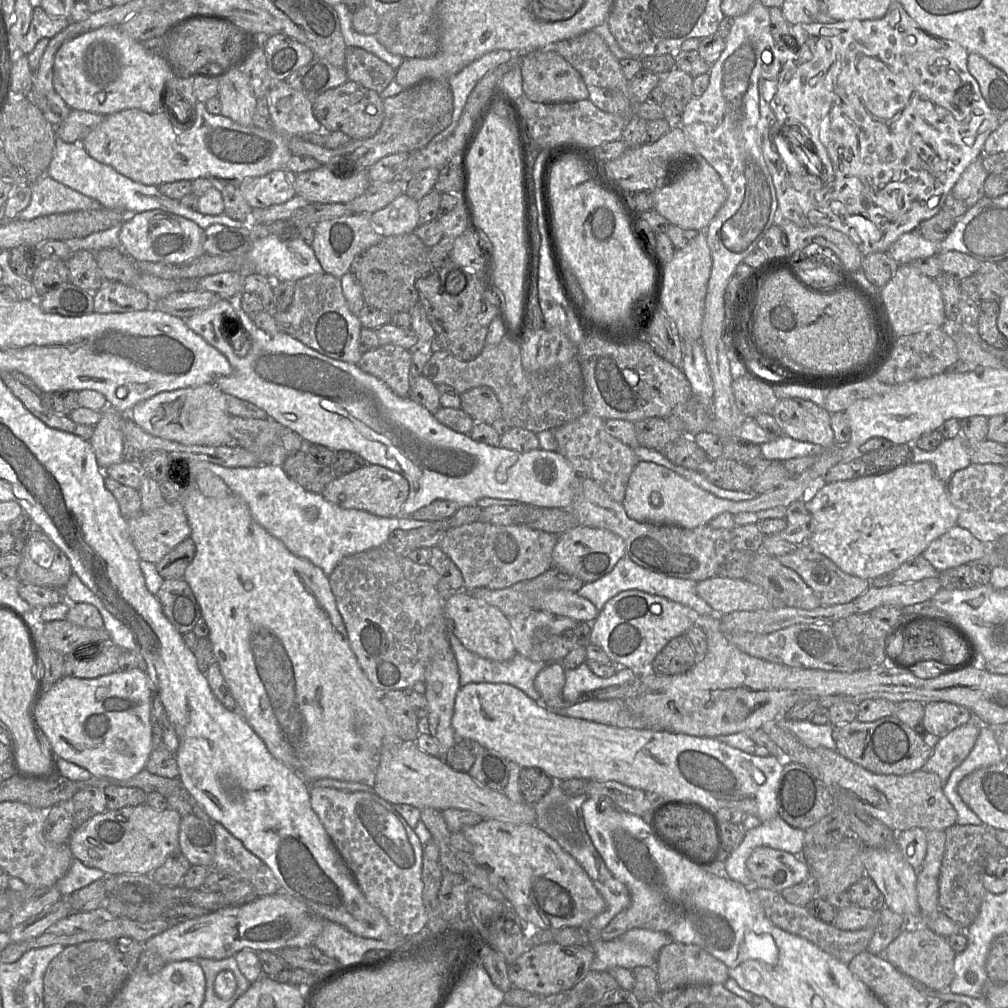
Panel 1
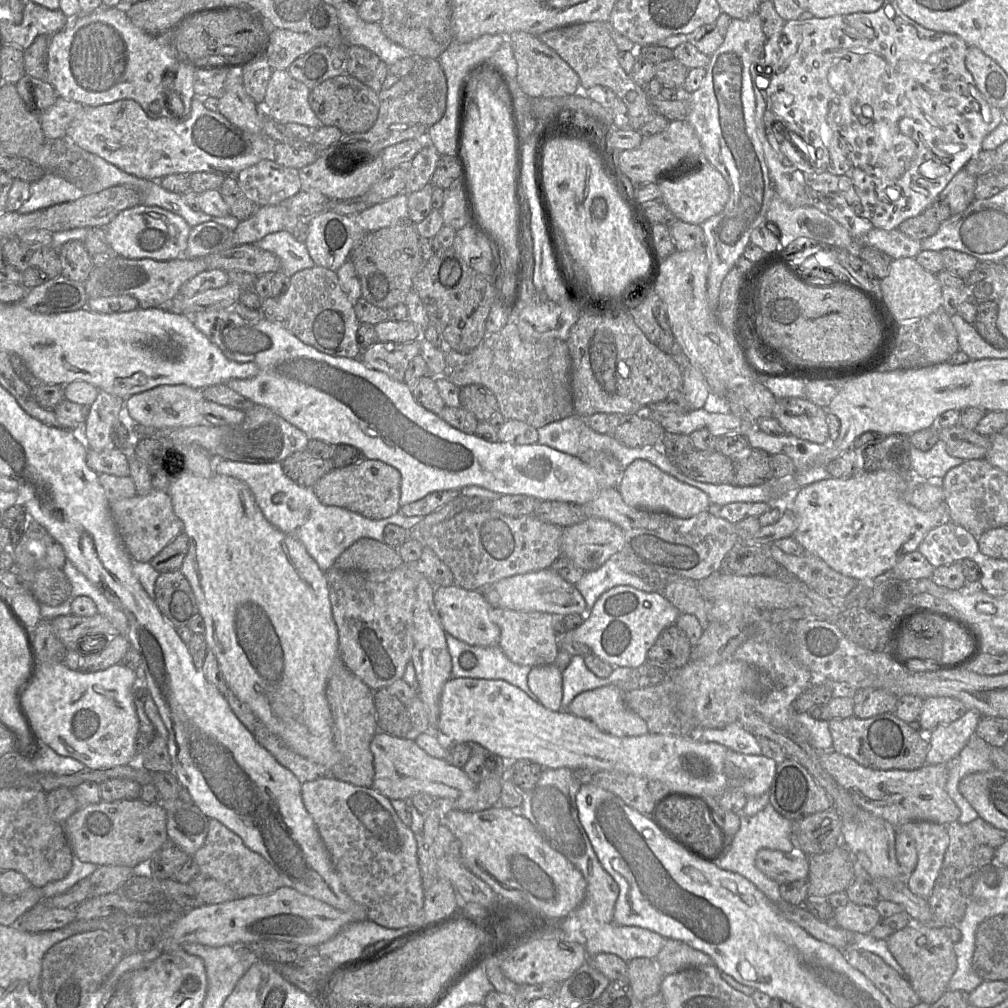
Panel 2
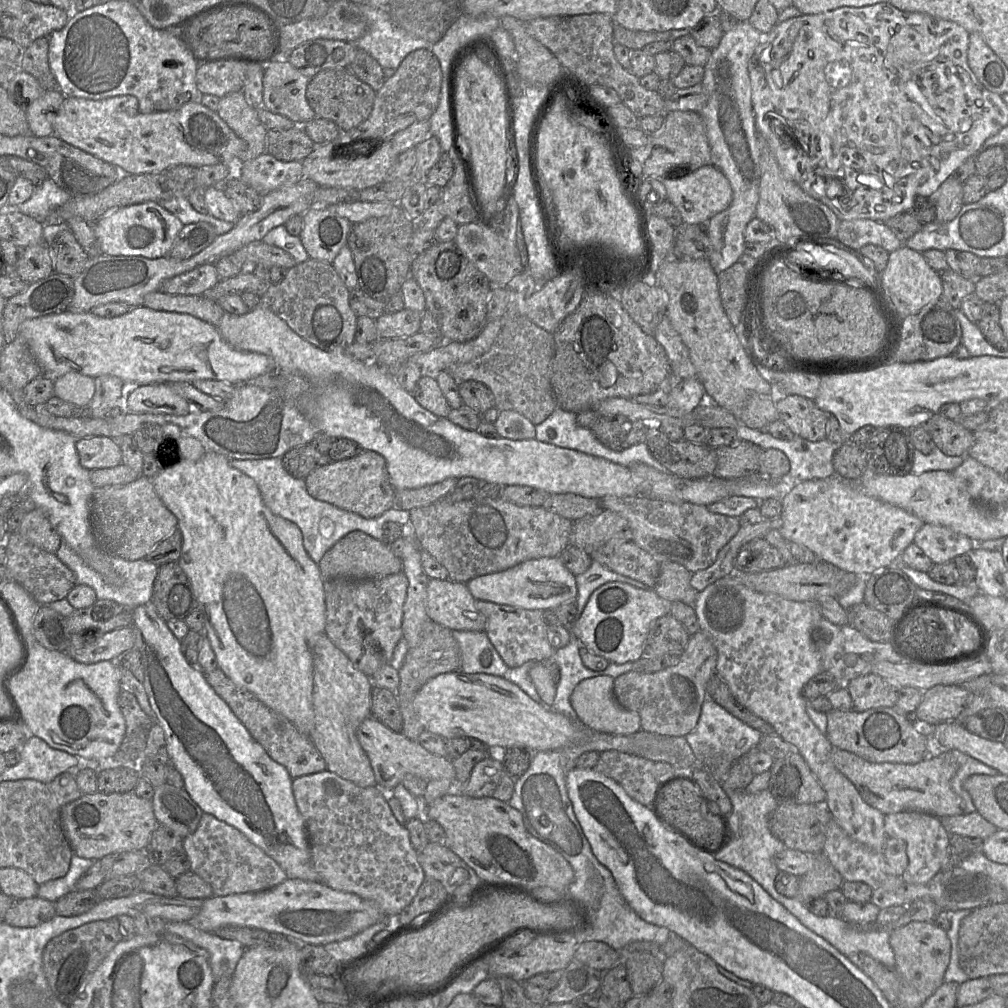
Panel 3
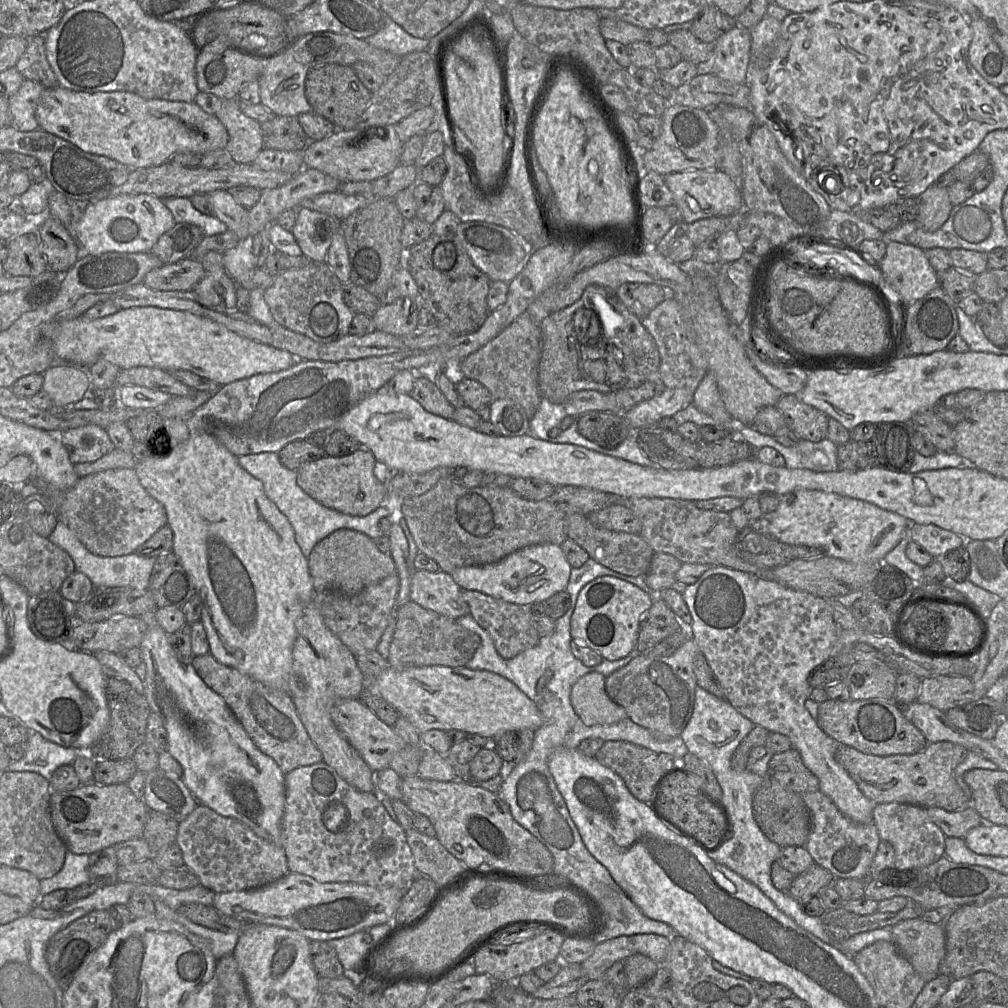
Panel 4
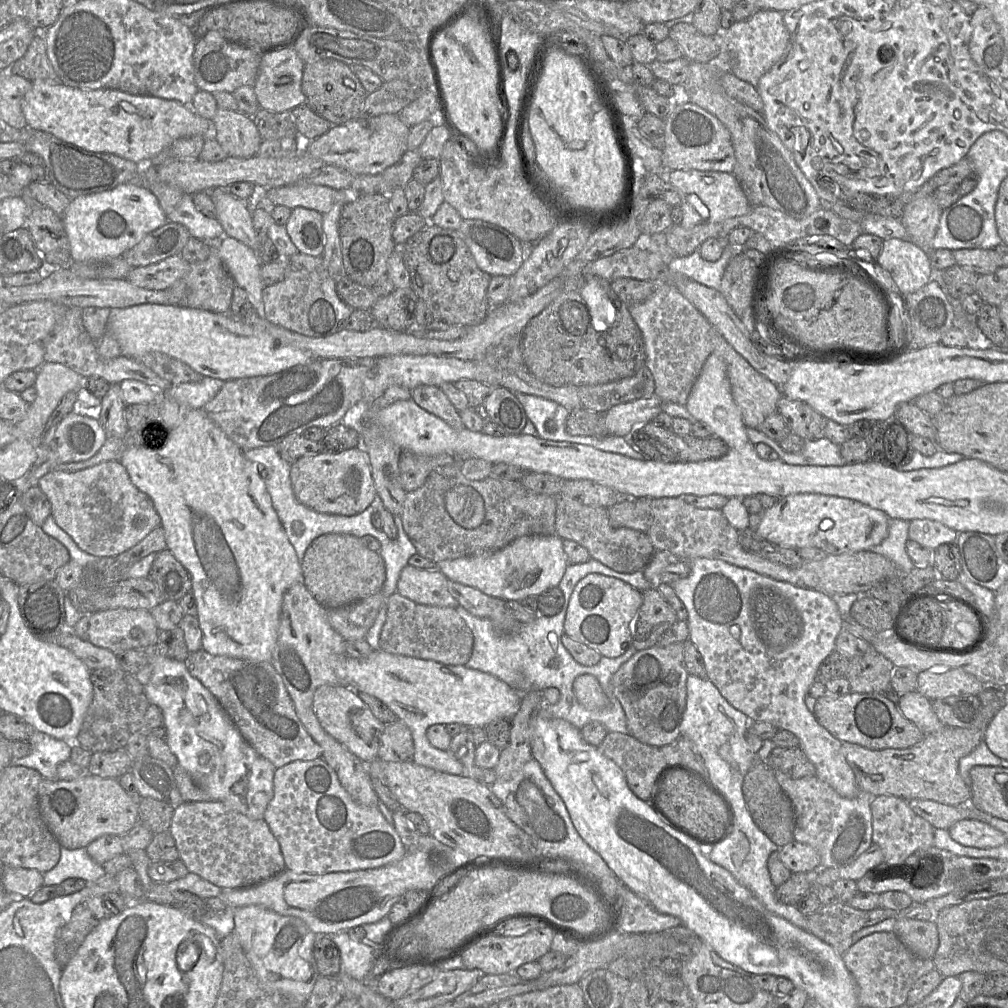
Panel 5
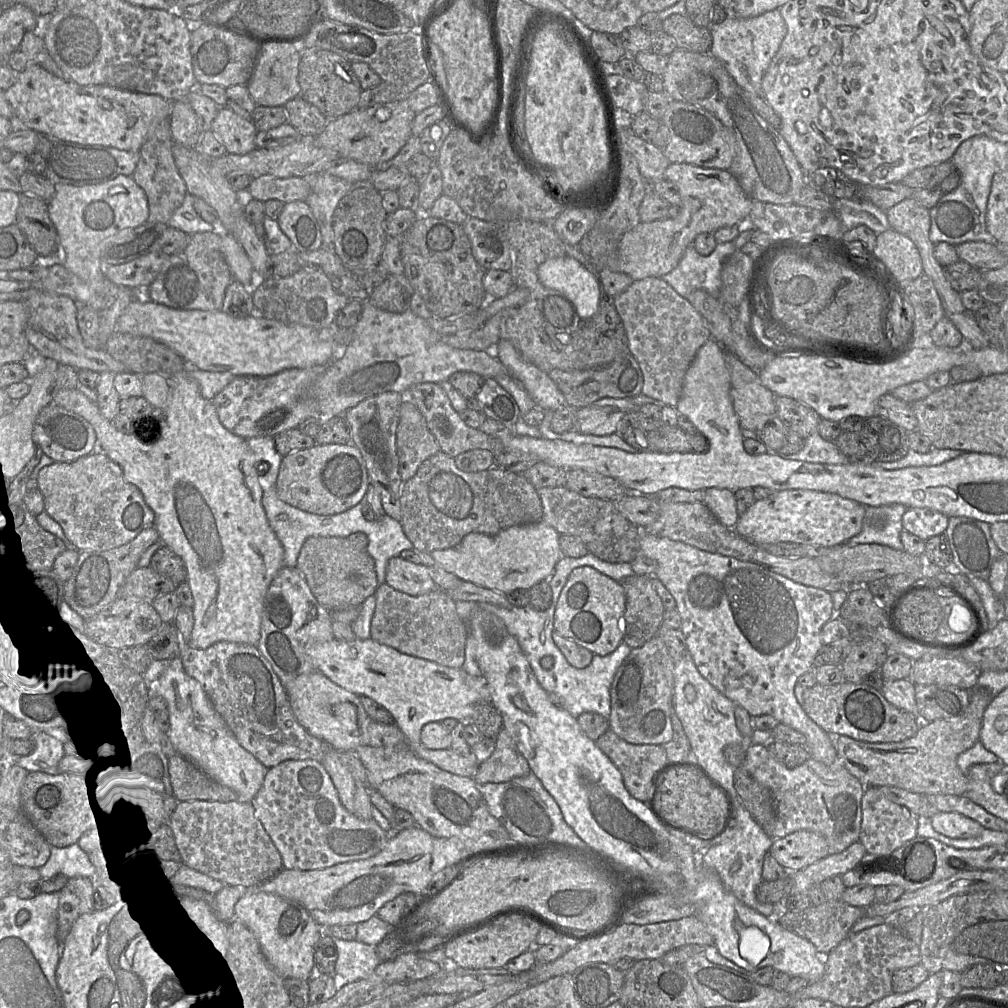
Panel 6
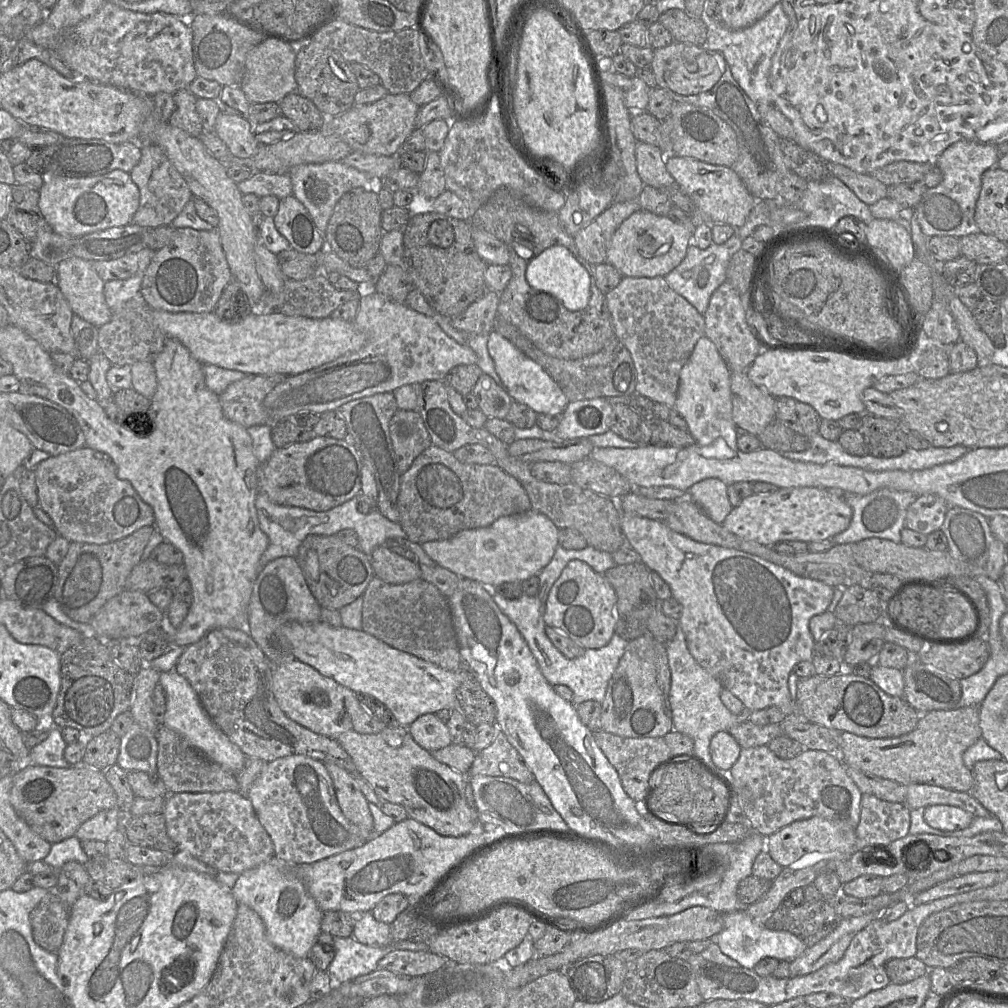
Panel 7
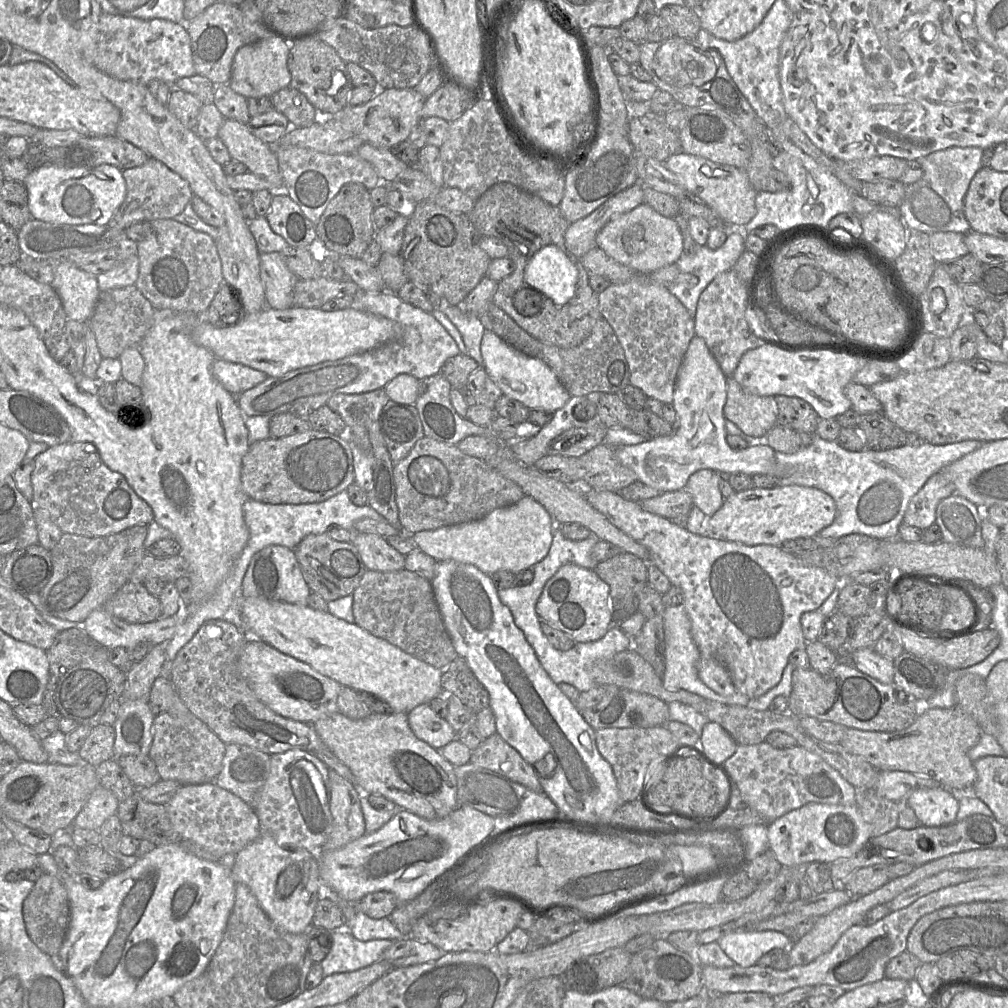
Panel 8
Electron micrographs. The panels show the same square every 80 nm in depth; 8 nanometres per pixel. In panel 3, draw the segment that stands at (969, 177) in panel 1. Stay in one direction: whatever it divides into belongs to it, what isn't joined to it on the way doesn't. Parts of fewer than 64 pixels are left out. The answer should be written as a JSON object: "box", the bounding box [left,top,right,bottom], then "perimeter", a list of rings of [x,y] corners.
{"box":[928,177,964,223],"perimeter":[[[949,177],[928,199],[936,208],[935,221],[938,223],[950,222],[964,205],[963,183],[955,177]]]}

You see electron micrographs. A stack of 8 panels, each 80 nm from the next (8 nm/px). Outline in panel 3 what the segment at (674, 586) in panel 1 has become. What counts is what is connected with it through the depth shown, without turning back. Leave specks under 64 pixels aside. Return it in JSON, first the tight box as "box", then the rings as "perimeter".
{"box":[575,560,652,618],"perimeter":[[[592,560],[590,567],[582,574],[575,576],[577,584],[577,618],[581,615],[591,594],[601,585],[607,582],[622,582],[641,589],[652,589],[646,584],[621,575],[608,567]]]}

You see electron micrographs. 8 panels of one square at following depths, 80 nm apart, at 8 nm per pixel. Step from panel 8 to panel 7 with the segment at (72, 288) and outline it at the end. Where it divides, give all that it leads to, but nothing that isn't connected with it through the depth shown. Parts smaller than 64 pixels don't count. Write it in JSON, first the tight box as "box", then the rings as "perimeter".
{"box":[55,257,111,327],"perimeter":[[[79,257],[62,260],[55,266],[55,283],[75,315],[96,327],[100,327],[110,321],[111,311],[104,296],[105,281],[94,269],[93,261],[99,260],[85,260]]]}

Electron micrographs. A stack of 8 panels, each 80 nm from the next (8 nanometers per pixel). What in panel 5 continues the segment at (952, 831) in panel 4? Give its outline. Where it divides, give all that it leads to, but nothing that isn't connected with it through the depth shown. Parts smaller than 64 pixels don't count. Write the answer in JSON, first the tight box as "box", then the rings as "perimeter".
{"box":[907,799,967,831],"perimeter":[[[912,799],[907,802],[916,814],[927,820],[935,829],[948,831],[956,822],[967,818],[962,808],[936,801]]]}

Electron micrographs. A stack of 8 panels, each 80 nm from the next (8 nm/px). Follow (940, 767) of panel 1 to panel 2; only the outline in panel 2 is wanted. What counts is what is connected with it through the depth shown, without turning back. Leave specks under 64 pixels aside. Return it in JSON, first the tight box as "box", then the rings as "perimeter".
{"box":[926,709,981,765],"perimeter":[[[969,709],[958,720],[929,732],[927,737],[930,748],[926,764],[937,765],[953,762],[975,735],[981,717],[980,712]]]}

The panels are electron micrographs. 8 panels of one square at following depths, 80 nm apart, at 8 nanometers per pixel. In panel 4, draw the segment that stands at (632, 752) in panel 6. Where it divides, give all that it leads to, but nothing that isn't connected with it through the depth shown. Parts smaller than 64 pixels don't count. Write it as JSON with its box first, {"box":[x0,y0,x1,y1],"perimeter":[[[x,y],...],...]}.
{"box":[595,741,663,804],"perimeter":[[[606,741],[595,758],[619,775],[637,800],[652,804],[663,777],[657,753],[624,741]]]}

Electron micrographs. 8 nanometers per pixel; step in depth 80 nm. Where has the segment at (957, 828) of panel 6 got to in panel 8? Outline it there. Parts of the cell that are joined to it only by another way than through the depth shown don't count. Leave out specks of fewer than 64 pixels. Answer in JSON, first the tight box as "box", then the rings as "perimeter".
{"box":[904,787,959,827],"perimeter":[[[922,787],[911,791],[904,804],[917,816],[921,826],[940,827],[957,821],[959,811],[958,793],[944,787]]]}

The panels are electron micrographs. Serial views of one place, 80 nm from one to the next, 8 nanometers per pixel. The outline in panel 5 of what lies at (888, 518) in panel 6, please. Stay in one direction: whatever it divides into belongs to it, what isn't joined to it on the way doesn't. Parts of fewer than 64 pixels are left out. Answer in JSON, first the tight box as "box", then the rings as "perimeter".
{"box":[872,519,916,574],"perimeter":[[[890,519],[887,537],[880,545],[872,548],[874,552],[891,560],[903,574],[908,574],[916,566],[906,551],[908,525],[905,520]]]}

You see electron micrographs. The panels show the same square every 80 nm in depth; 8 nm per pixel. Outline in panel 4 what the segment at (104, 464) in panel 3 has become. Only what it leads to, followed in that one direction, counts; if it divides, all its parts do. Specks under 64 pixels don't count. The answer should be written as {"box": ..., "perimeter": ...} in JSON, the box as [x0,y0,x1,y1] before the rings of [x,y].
{"box":[58,425,115,464],"perimeter":[[[86,425],[58,434],[73,464],[94,462],[115,449],[105,429]]]}

